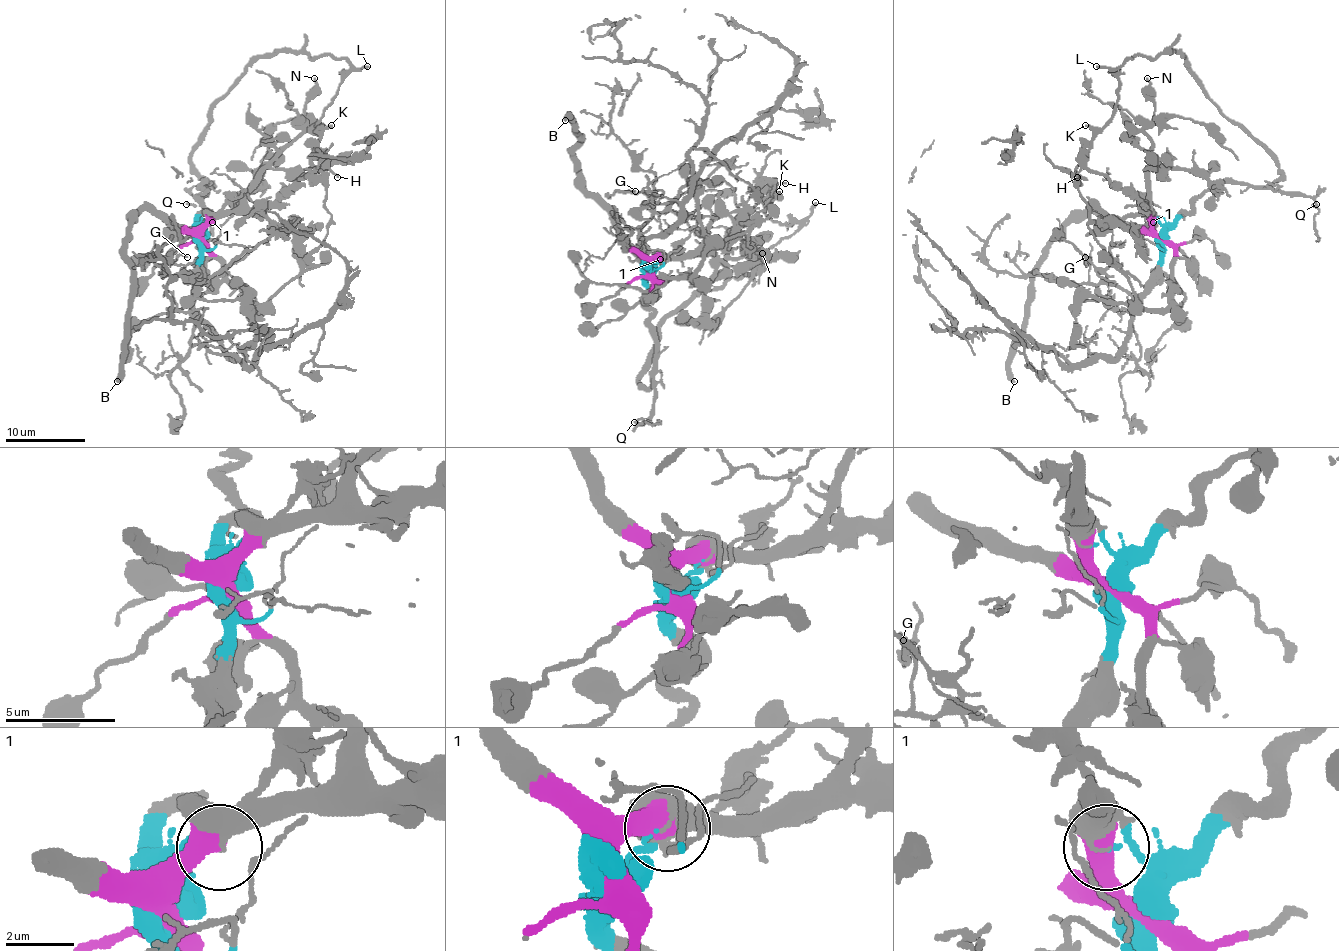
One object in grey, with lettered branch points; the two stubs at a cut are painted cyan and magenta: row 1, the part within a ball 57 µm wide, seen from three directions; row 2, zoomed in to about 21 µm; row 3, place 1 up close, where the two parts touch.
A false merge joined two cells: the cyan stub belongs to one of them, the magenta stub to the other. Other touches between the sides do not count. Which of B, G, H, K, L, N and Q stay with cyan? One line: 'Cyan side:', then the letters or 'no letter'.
Cyan side: G, K, L, Q

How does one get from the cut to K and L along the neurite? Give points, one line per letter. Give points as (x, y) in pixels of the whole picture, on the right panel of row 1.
K: (1163, 237), (1223, 183), (1271, 185), (1277, 161), (1173, 51), (1133, 55), (1107, 121), (1085, 125)
L: (1163, 237), (1195, 199), (1223, 183), (1271, 185), (1281, 175), (1277, 161), (1223, 113), (1173, 51), (1097, 65)

